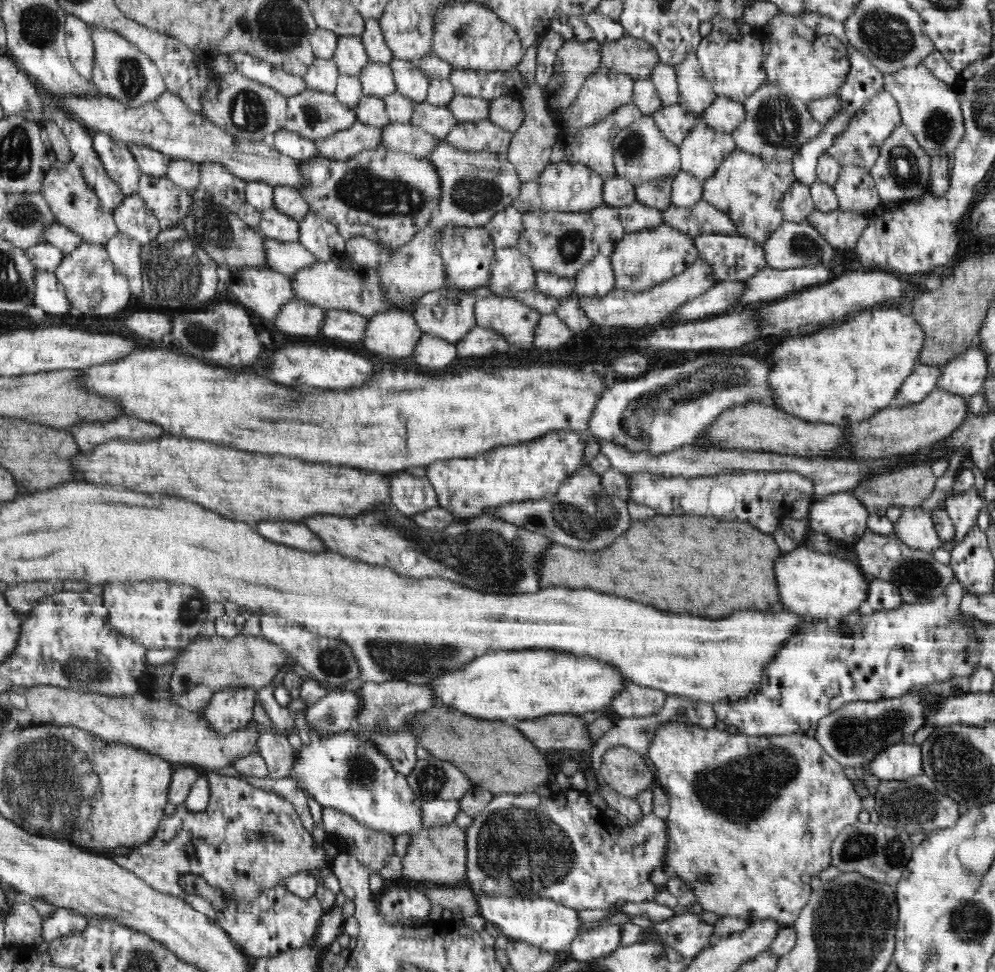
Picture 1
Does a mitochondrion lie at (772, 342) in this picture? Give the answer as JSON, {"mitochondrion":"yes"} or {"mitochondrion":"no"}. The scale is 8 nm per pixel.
{"mitochondrion":"no"}

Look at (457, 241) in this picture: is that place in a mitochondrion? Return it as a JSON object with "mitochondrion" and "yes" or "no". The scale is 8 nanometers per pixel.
{"mitochondrion":"yes"}

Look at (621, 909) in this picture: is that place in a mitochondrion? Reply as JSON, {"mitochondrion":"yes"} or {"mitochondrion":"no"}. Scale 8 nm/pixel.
{"mitochondrion":"no"}

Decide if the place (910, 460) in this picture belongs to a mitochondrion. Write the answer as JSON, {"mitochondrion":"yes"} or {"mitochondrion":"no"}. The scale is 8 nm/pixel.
{"mitochondrion":"no"}

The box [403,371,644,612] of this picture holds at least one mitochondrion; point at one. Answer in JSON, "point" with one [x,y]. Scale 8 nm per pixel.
{"point":[594,515]}

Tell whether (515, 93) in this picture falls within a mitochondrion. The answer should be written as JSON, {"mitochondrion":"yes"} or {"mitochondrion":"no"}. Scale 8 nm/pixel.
{"mitochondrion":"no"}

